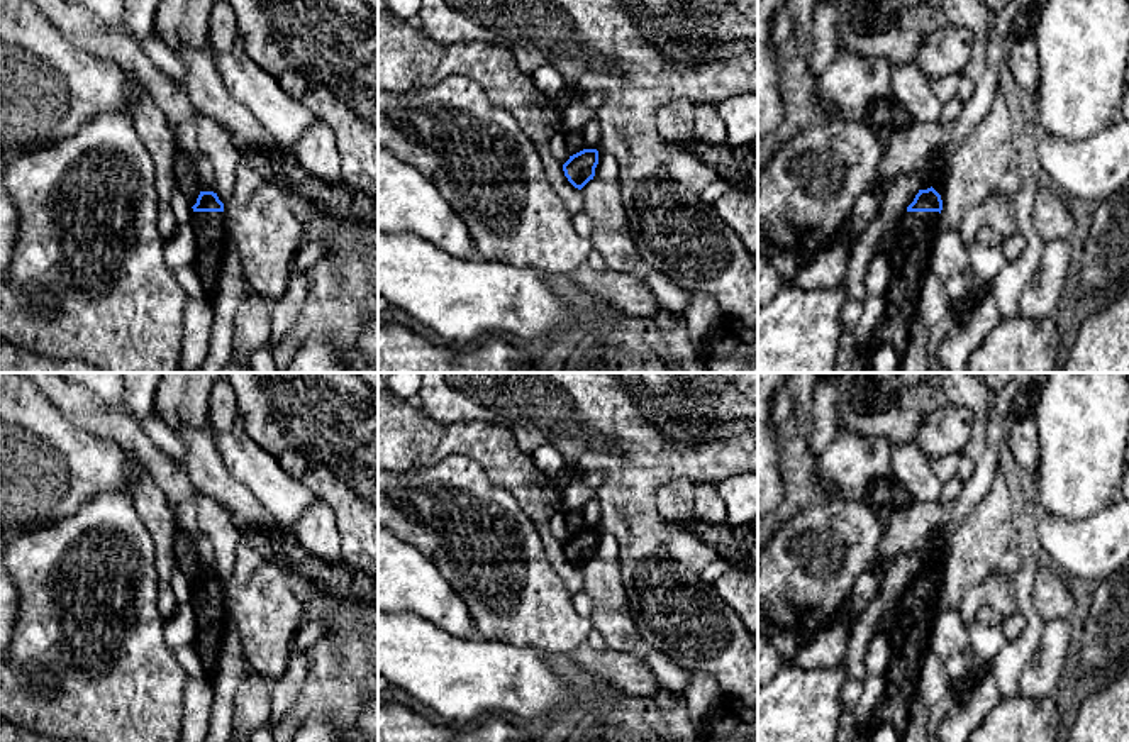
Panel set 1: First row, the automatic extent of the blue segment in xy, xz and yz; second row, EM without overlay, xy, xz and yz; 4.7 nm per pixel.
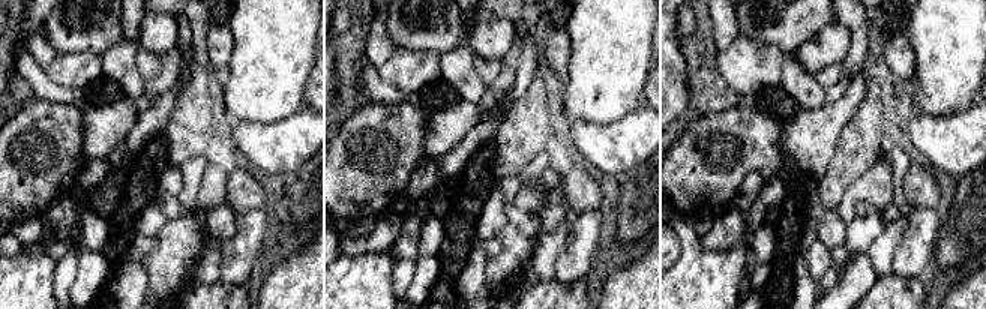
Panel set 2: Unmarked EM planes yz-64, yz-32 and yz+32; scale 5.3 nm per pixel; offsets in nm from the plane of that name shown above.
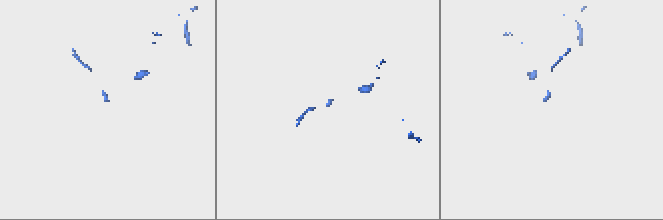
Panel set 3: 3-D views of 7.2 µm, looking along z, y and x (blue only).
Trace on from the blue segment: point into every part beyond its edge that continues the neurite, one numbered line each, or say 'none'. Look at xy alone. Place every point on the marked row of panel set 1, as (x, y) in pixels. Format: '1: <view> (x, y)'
1: xy (209, 227)

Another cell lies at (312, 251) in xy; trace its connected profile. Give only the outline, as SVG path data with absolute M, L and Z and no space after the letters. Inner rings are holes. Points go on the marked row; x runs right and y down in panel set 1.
M307 239L293 257L293 273L307 273L327 256L327 247L317 239Z

